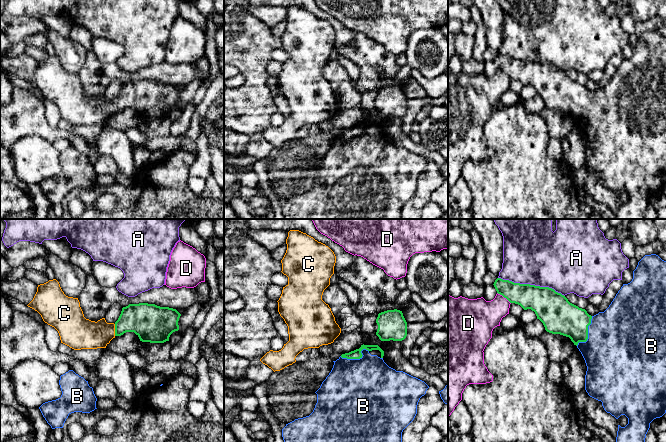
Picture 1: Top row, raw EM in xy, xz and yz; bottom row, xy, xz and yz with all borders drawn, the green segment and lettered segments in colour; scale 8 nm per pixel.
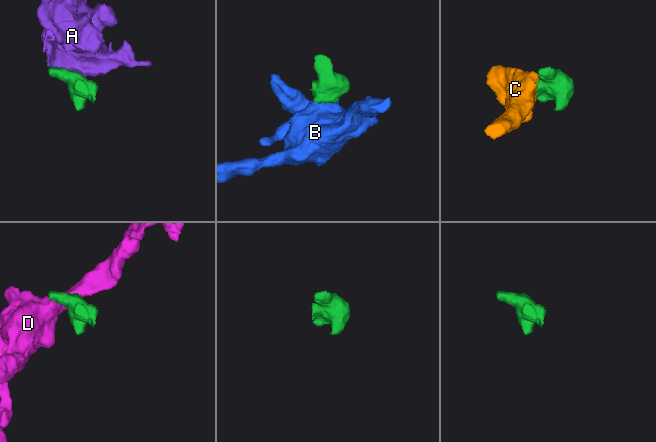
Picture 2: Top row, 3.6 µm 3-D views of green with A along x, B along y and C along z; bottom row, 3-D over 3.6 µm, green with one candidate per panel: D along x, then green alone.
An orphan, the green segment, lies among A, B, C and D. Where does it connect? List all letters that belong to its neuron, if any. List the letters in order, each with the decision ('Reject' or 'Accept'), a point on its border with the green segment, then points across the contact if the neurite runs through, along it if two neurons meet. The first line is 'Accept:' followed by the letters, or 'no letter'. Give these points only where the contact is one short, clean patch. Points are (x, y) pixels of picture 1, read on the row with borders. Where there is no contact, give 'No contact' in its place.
Accept: B, C
A: Reject. Touches green at yz (531, 285)
B: Accept. Touches green at yz (587, 333). Path across: yz (561, 317), (576, 323), (587, 333), (608, 341), (617, 341)
C: Accept. Touches green at xy (115, 330)
D: Reject. Touches green at yz (504, 297)

